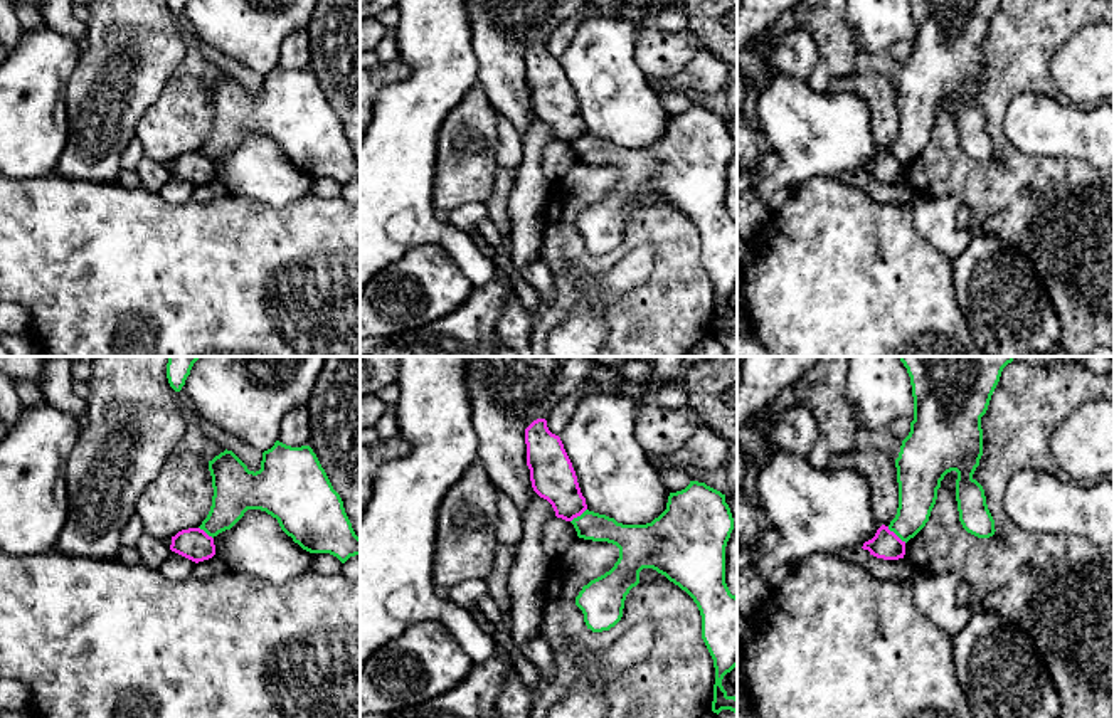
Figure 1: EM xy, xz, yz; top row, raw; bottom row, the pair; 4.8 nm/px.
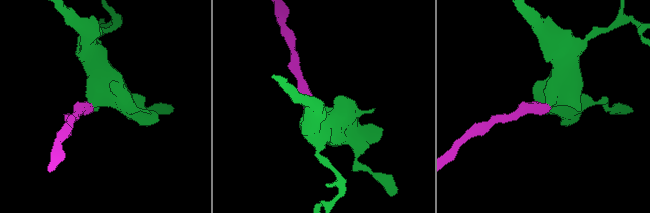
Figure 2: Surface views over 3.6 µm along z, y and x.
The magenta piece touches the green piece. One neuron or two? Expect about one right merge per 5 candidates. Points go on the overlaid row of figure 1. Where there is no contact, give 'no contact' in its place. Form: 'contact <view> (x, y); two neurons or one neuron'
contact yz (896, 535); two neurons

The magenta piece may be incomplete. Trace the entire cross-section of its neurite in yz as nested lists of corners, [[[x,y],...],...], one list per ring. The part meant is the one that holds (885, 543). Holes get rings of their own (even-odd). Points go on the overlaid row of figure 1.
[[[882,525],[875,536],[863,543],[863,550],[883,560],[899,560],[905,555],[905,541],[902,541],[889,526]]]

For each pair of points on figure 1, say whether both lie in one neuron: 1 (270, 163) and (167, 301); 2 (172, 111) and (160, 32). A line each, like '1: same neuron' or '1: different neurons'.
1: different neurons
2: different neurons

